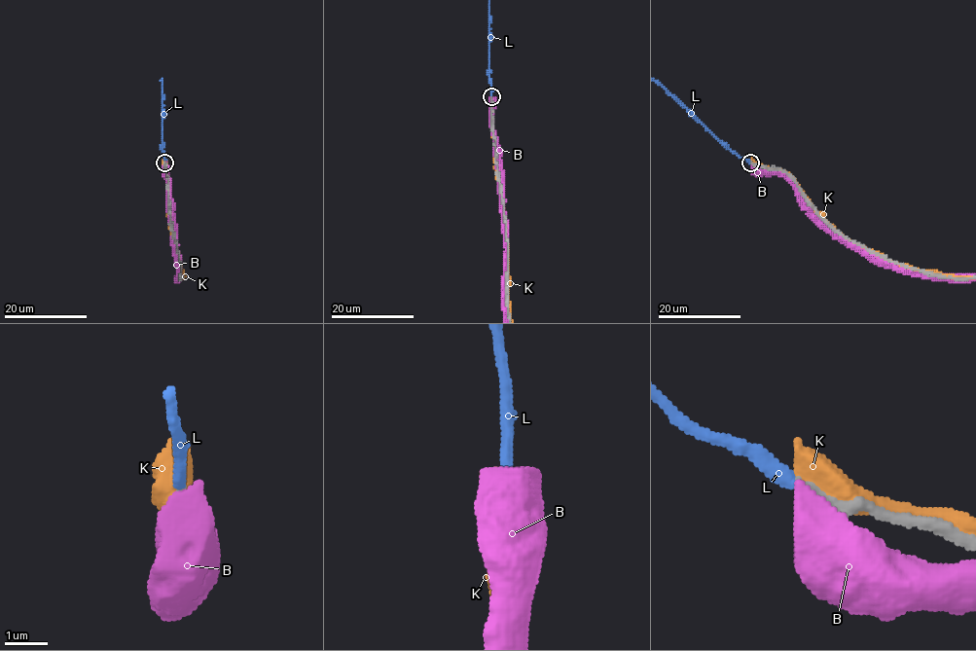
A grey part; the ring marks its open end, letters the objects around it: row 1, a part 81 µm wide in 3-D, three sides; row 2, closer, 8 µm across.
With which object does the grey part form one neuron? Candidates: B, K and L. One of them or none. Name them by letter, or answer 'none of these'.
L

